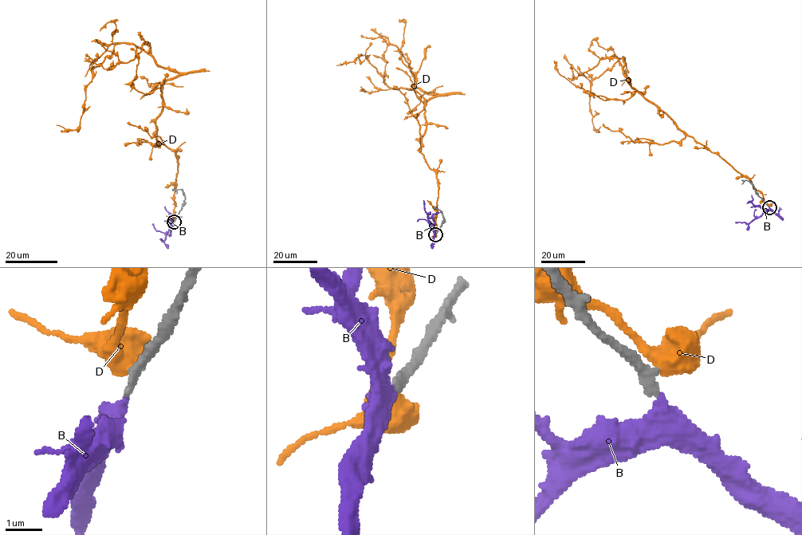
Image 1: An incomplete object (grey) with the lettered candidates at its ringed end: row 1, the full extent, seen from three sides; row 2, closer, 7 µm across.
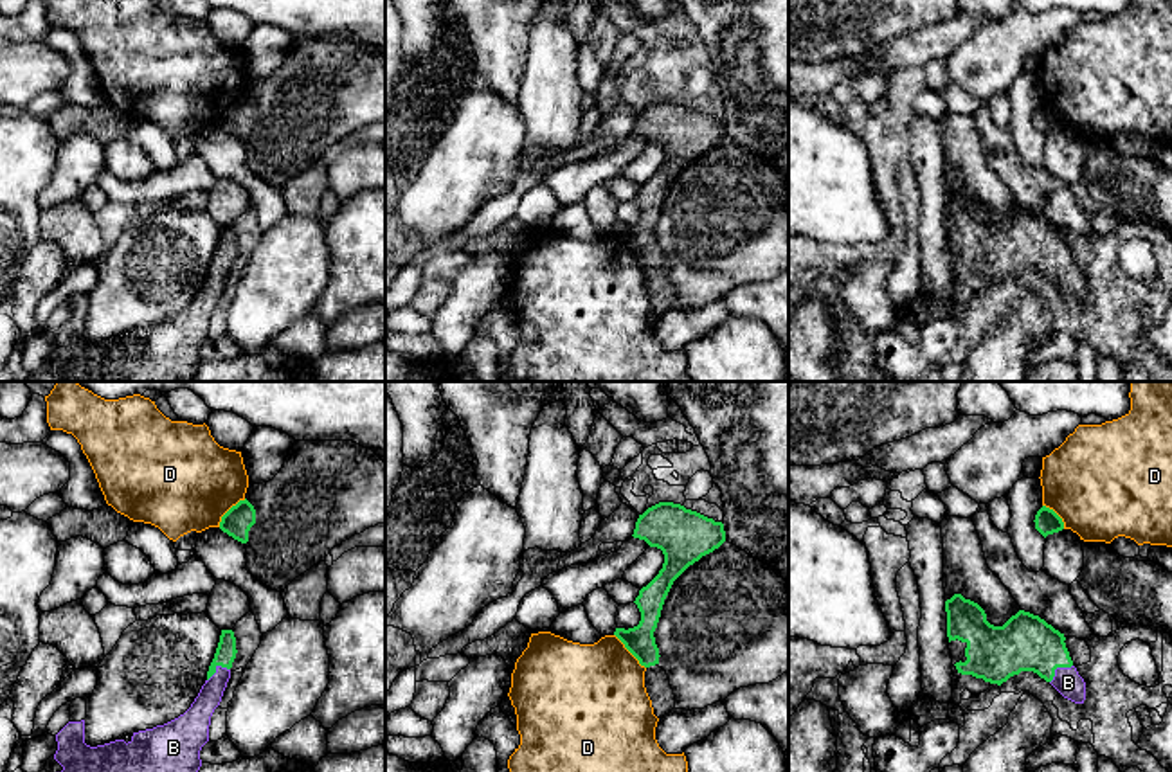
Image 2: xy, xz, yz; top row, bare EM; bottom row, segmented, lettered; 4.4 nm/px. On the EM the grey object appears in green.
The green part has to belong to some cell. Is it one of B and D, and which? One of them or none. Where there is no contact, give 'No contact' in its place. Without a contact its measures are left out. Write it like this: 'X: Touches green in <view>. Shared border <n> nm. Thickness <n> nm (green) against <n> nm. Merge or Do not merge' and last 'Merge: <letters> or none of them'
B: Touches green in yz. Shared border 130 nm. Thickness 260 nm (green) against 120 nm. Merge
D: Touches green in xz. Shared border 220 nm. Thickness 140 nm (green) against 440 nm. Do not merge
Merge: B

